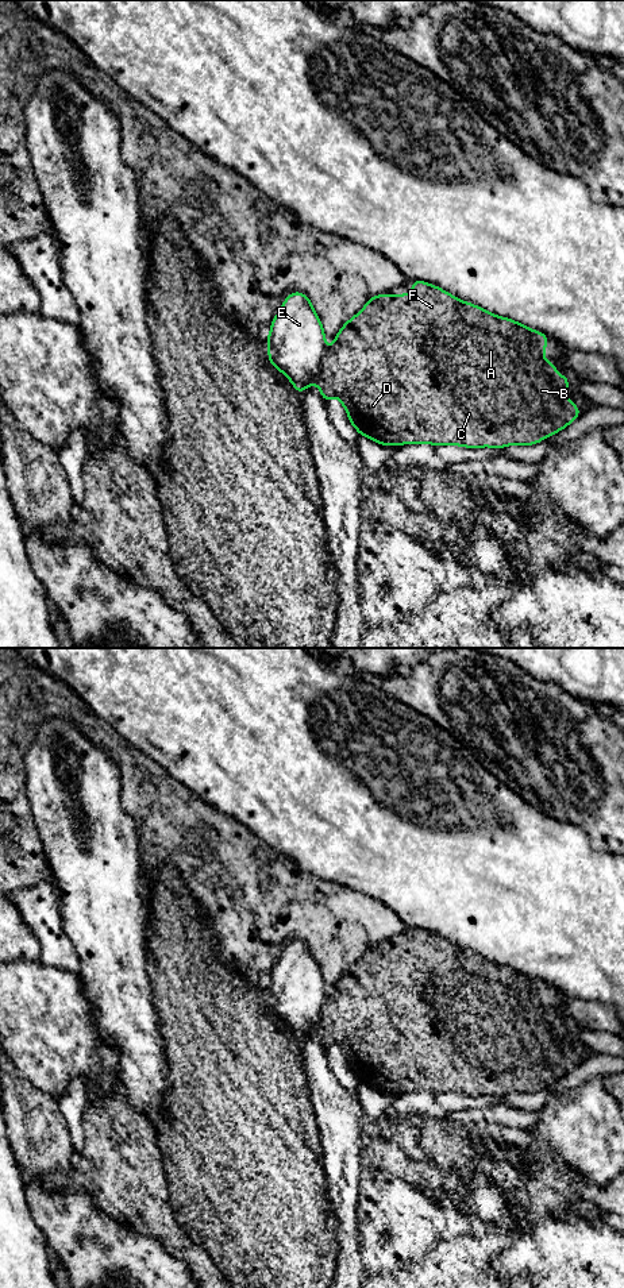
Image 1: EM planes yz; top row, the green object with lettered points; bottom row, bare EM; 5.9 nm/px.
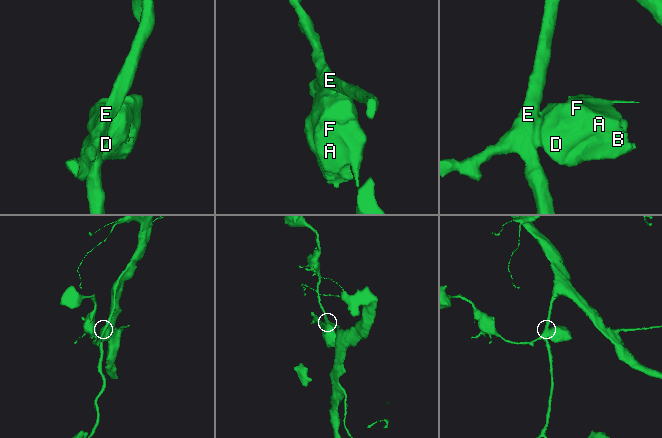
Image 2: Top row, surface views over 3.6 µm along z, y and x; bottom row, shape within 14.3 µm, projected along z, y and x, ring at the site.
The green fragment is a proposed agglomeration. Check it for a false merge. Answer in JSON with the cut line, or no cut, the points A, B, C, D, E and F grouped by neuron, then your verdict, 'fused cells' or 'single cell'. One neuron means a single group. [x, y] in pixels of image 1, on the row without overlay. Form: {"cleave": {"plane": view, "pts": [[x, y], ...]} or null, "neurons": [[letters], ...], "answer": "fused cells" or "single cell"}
{"cleave": {"plane": "yz", "pts": [[326, 997], [320, 1007], [320, 1024], [316, 1029]]}, "neurons": [["A", "B", "C", "D", "F"], ["E"]], "answer": "fused cells"}

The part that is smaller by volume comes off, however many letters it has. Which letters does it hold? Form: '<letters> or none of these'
A, B, C, D, F

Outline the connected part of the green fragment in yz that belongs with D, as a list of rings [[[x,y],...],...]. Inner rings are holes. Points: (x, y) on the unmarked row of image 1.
[[[413,928],[411,942],[381,941],[375,945],[370,945],[363,957],[343,972],[340,979],[335,983],[334,994],[326,996],[326,1000],[321,1003],[317,1034],[324,1052],[331,1045],[338,1045],[347,1060],[351,1073],[358,1081],[361,1084],[367,1084],[385,1095],[417,1091],[428,1091],[435,1095],[440,1092],[452,1092],[469,1096],[504,1096],[513,1092],[534,1094],[547,1087],[550,1083],[558,1081],[581,1064],[577,1052],[567,1049],[569,1025],[559,1023],[555,1019],[554,1009],[546,1010],[543,1007],[548,987],[550,986],[543,980],[531,977],[508,965],[496,964],[471,950],[465,950],[439,934]],[[388,991],[396,995],[394,1004],[385,1003]]]

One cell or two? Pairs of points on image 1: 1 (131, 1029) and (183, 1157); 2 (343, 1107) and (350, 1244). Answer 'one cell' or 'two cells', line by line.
1: two cells
2: one cell

